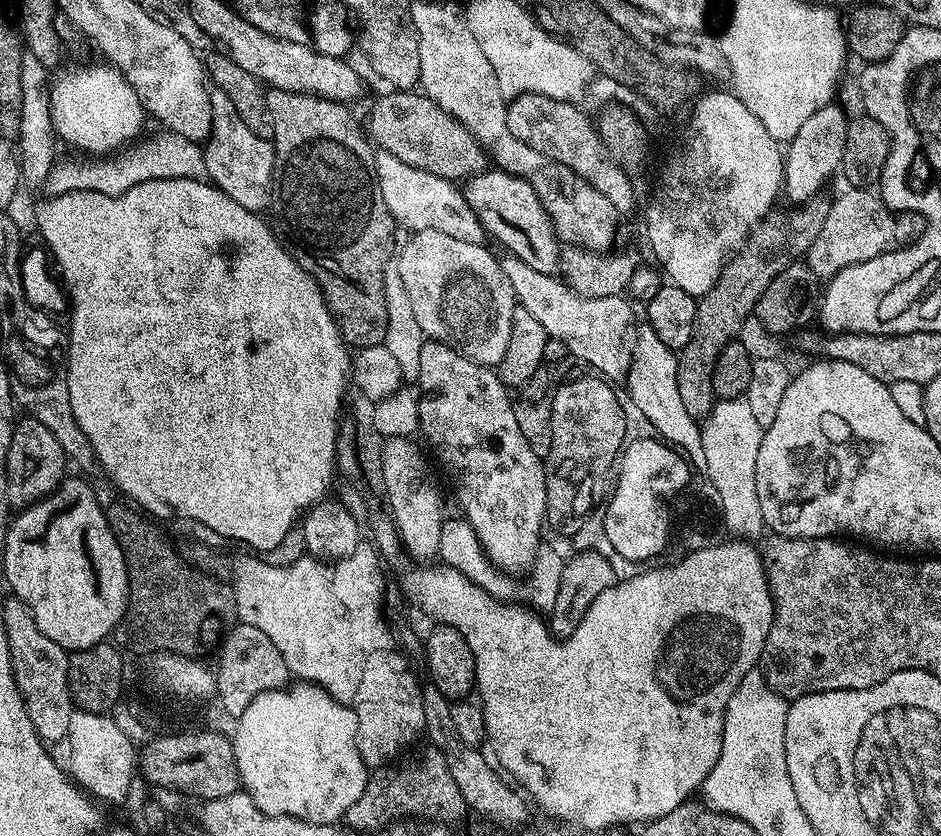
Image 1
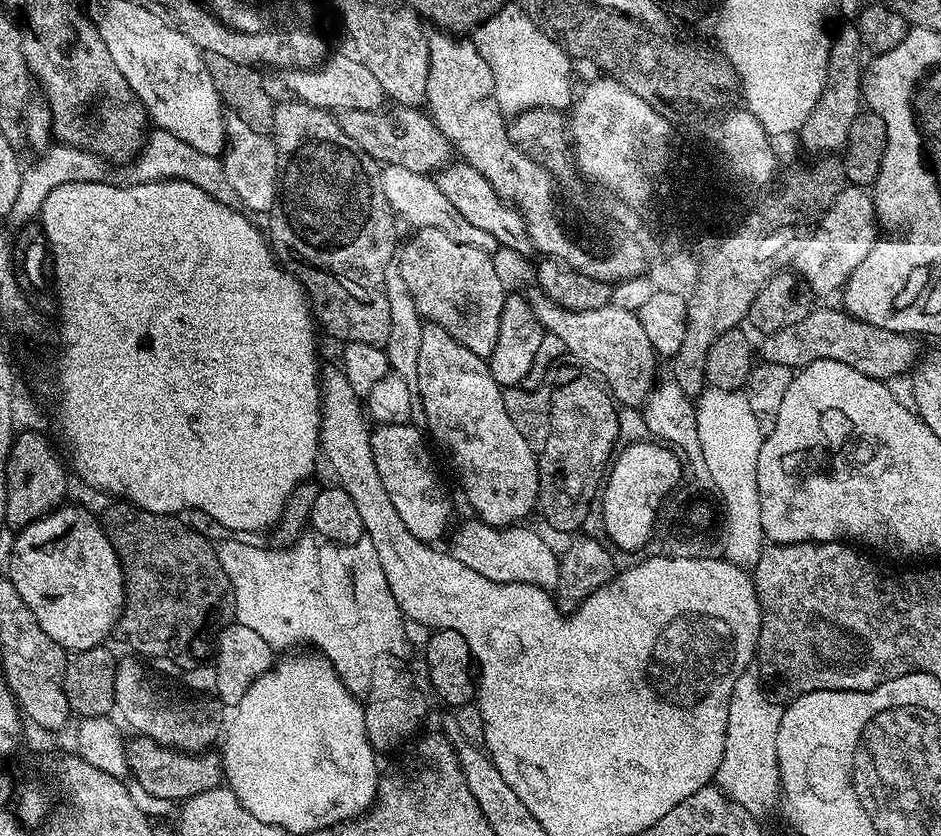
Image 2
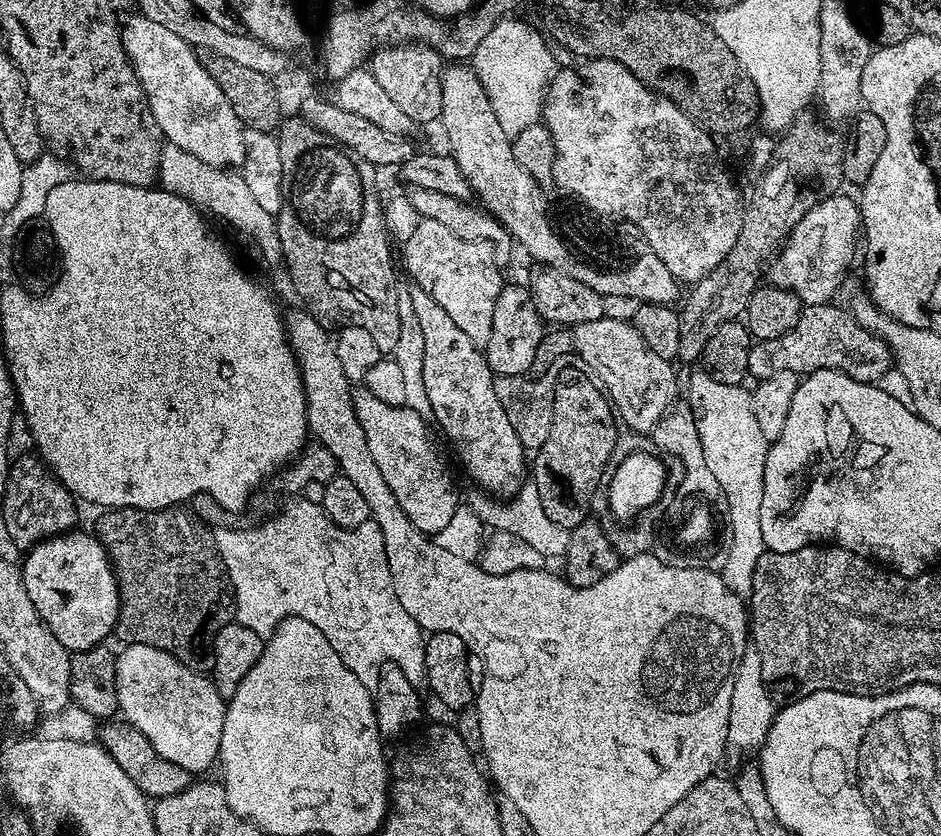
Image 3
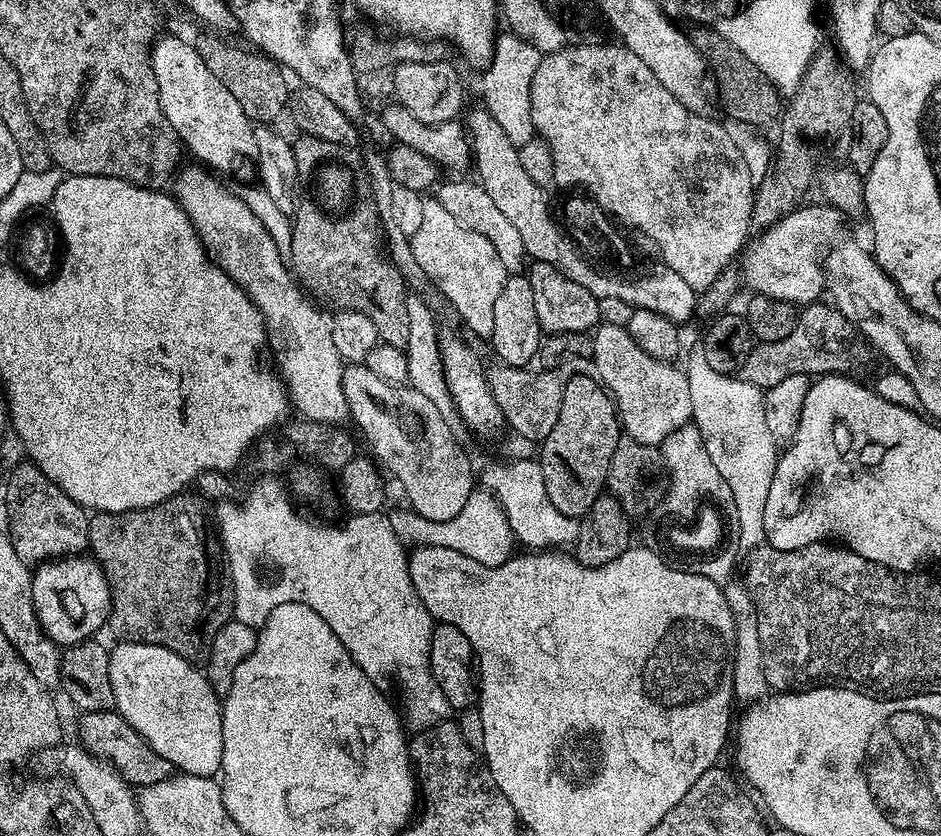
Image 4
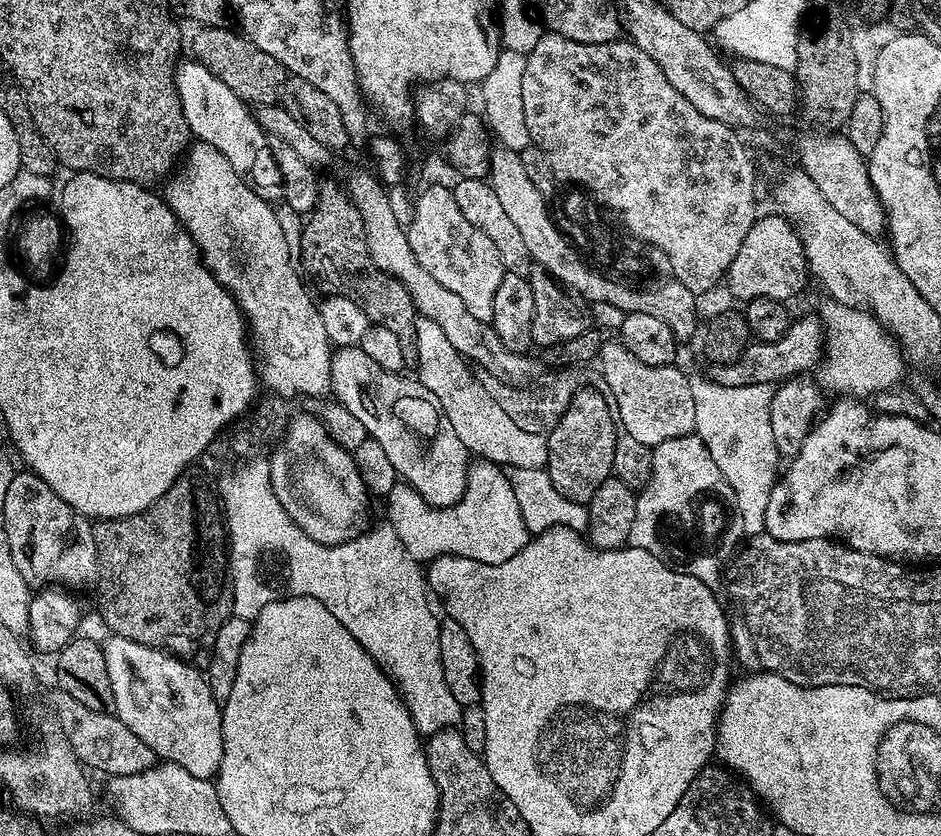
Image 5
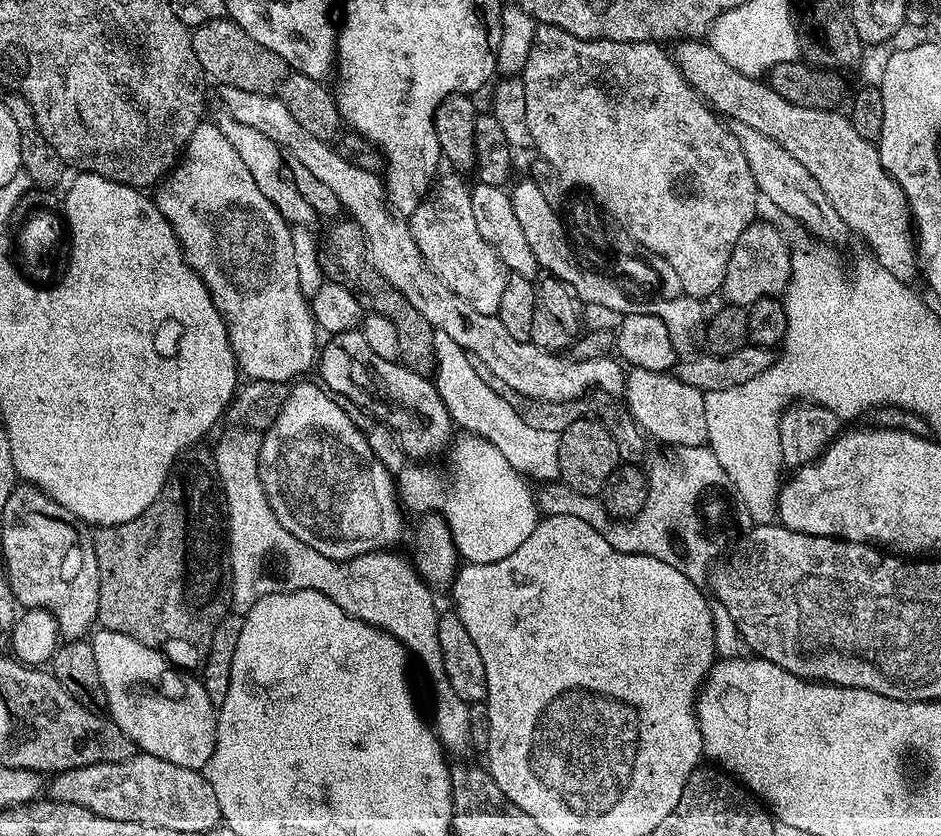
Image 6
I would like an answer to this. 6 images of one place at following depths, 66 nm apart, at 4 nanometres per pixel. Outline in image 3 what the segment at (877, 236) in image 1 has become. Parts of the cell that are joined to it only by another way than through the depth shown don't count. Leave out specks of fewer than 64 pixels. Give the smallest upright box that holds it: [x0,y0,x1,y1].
[771,194,862,305]

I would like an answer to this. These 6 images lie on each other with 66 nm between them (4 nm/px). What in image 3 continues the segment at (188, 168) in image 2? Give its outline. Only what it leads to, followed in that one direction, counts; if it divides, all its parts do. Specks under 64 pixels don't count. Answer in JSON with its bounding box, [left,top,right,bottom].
[158,144,284,271]

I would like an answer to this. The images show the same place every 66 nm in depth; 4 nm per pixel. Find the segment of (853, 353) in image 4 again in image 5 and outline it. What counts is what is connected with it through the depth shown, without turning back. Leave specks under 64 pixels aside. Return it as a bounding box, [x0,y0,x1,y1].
[710,316,826,386]

